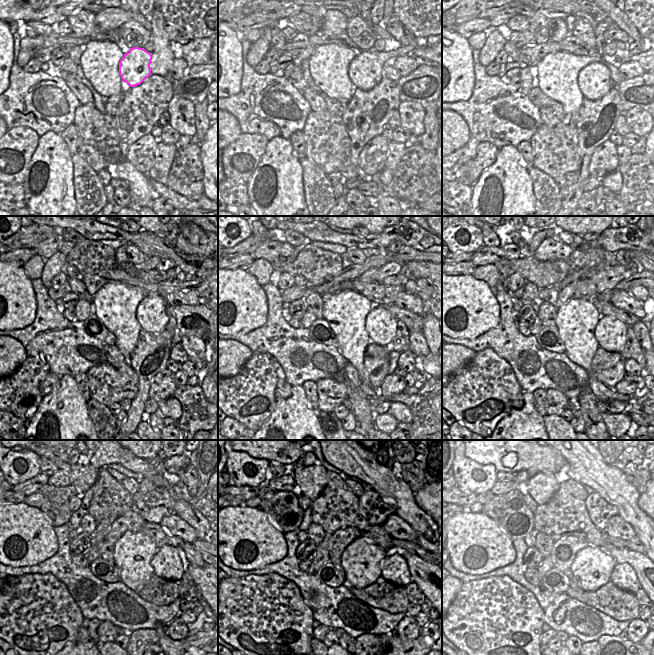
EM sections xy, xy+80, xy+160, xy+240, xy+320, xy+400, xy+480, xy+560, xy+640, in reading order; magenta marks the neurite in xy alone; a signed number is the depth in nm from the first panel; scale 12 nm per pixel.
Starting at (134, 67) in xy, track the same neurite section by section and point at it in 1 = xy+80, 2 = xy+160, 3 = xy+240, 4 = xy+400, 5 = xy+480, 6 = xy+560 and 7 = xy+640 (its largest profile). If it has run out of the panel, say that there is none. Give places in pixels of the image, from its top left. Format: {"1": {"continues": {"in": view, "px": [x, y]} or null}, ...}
{"1": {"continues": {"in": "xy+80", "px": [366, 70]}}, "2": {"continues": {"in": "xy+160", "px": [594, 80]}}, "3": {"continues": {"in": "xy+240", "px": [151, 315]}}, "4": {"continues": {"in": "xy+400", "px": [611, 333]}}, "5": {"continues": {"in": "xy+480", "px": [166, 563]}}, "6": {"continues": {"in": "xy+560", "px": [394, 568]}}, "7": {"continues": {"in": "xy+640", "px": [623, 575]}}}

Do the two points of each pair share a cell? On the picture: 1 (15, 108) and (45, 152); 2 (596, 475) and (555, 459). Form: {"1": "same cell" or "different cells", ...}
{"1": "different cells", "2": "different cells"}

